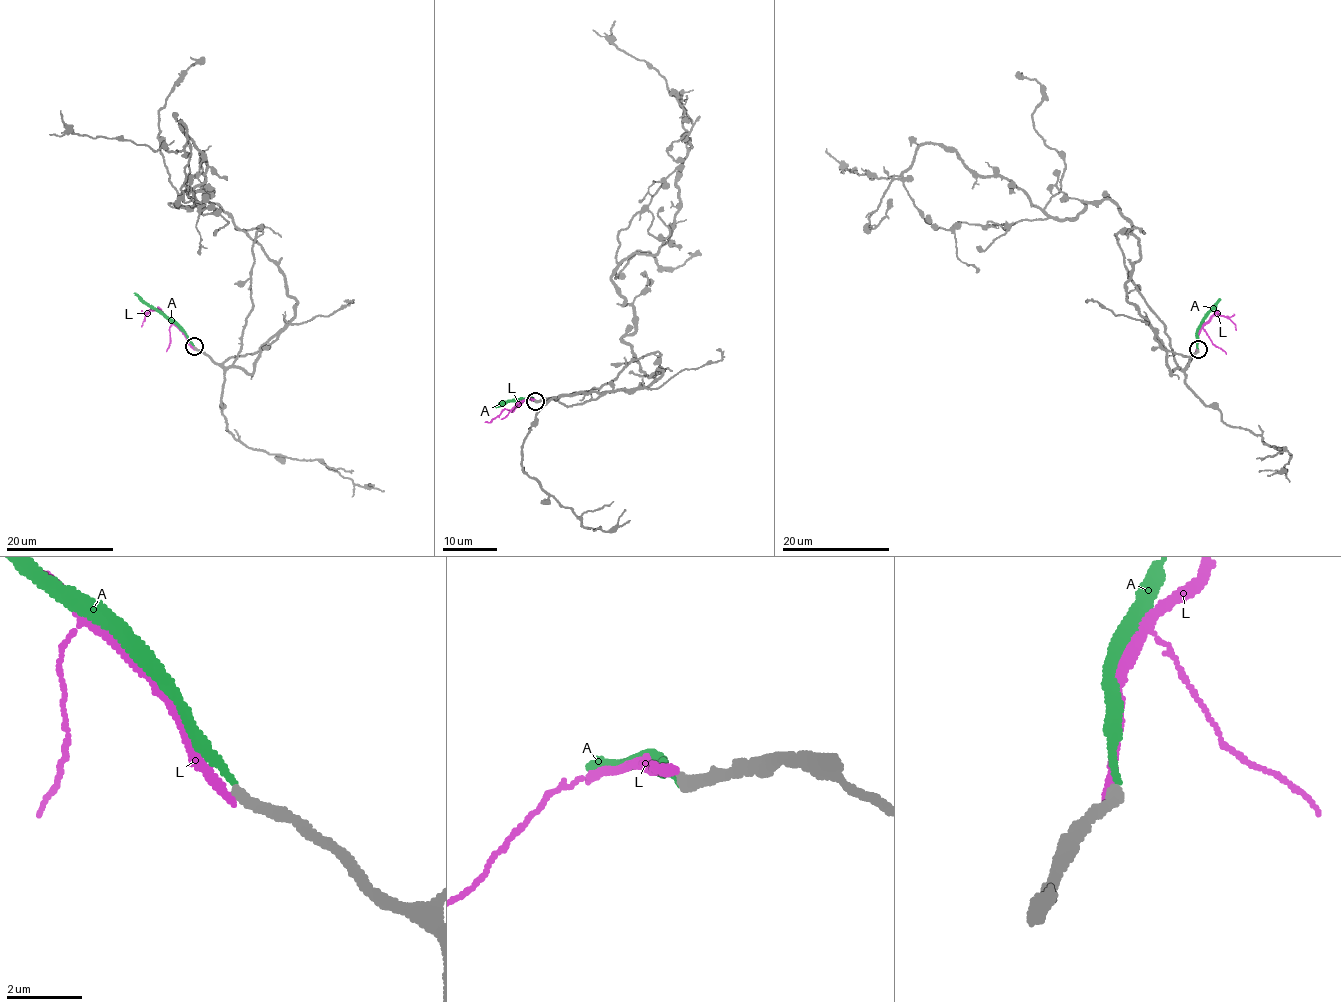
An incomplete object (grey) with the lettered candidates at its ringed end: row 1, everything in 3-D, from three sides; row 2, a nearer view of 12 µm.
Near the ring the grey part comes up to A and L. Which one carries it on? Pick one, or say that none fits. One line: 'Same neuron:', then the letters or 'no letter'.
Same neuron: A

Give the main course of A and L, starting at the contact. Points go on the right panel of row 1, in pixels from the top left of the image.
A: (1197, 349), (1199, 329), (1220, 298)
L: (1196, 350), (1201, 328), (1216, 312), (1235, 324), (1236, 330)

